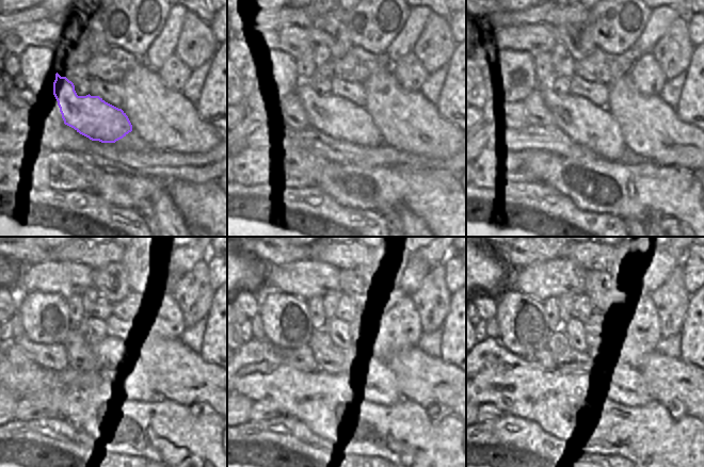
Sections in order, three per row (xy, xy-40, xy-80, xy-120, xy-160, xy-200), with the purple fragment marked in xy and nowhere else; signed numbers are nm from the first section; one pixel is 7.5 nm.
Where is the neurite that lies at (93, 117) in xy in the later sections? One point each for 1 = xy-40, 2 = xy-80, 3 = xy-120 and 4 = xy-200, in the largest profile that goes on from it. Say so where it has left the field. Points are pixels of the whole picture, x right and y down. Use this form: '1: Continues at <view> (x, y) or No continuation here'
1: Continues at xy-40 (333, 115)
2: Continues at xy-80 (594, 127)
3: Continues at xy-120 (117, 365)
4: Continues at xy-200 (633, 390)

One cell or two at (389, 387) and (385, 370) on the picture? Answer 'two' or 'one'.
one

